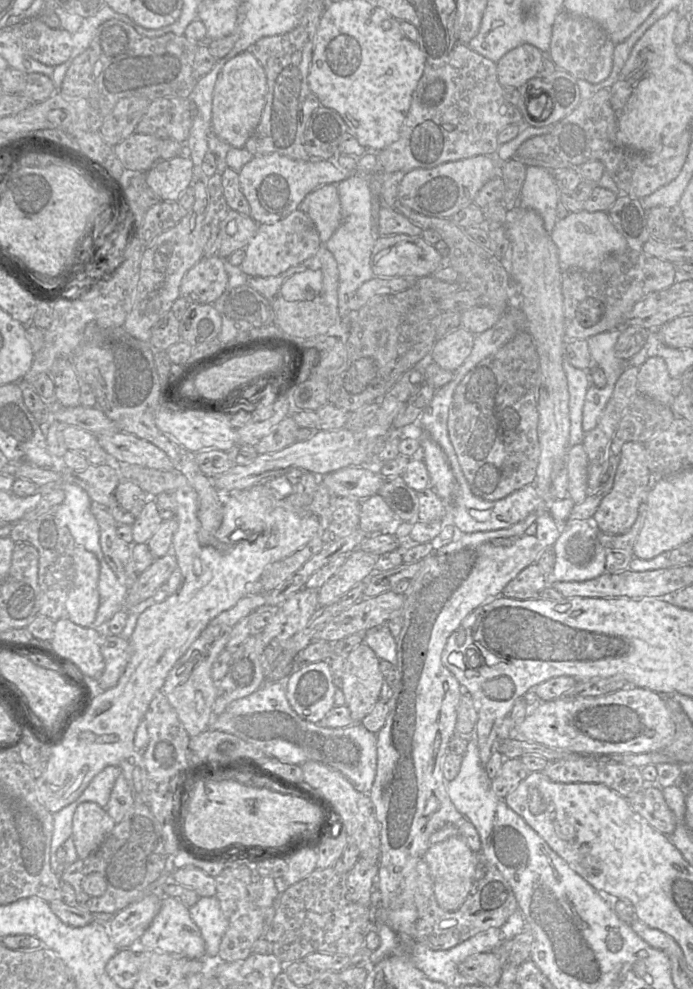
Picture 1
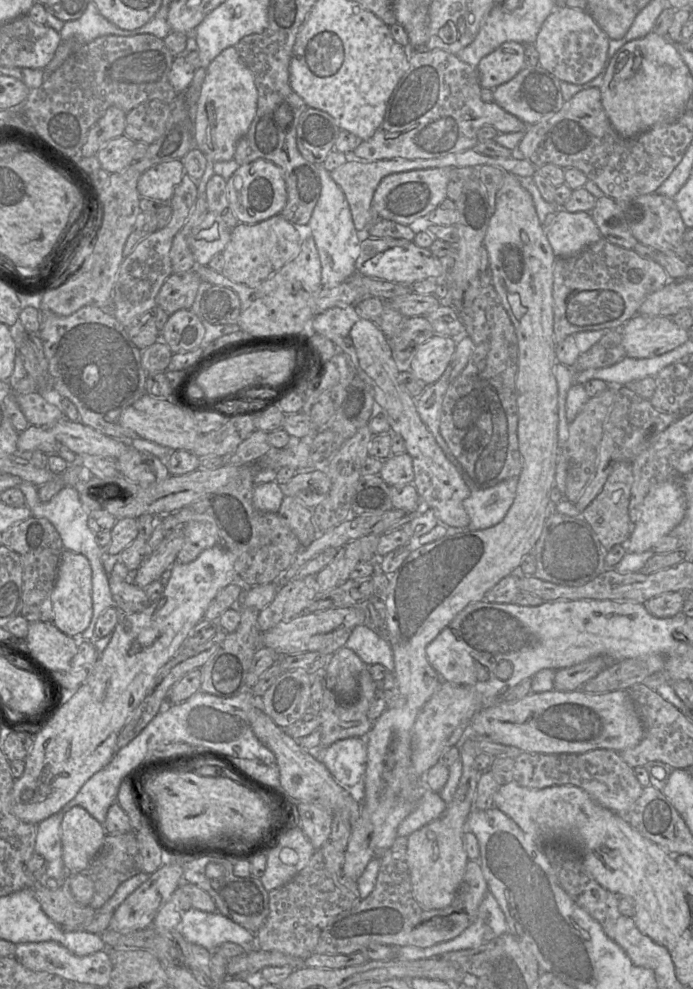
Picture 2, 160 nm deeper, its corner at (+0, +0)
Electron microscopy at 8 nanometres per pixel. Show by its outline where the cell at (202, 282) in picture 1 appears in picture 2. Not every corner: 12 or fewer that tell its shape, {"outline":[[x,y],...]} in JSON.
{"outline":[[195,271],[171,274],[156,305],[168,315],[190,309],[201,282]]}

